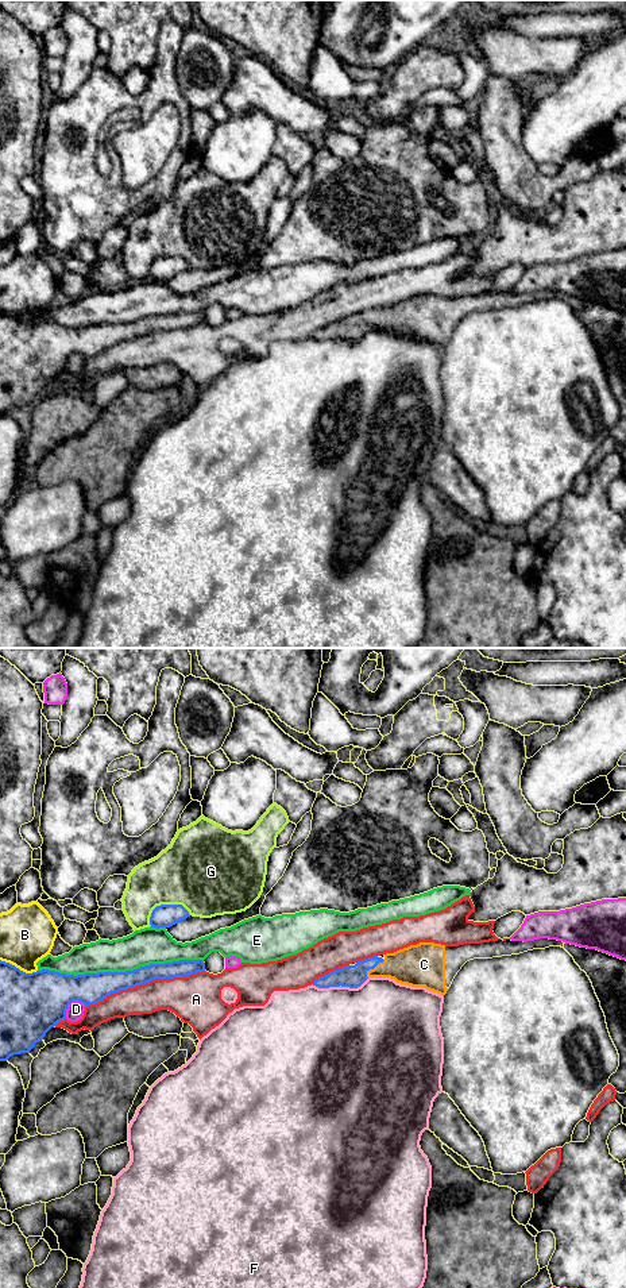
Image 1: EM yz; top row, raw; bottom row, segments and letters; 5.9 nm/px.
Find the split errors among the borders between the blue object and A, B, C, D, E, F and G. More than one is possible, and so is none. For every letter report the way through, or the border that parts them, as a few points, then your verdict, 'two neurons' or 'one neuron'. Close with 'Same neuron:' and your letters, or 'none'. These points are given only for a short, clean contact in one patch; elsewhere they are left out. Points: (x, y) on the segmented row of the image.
A: two neurons
B: two neurons
C: across yz (352, 976), (374, 967), (416, 966) | one neuron
D: two neurons
E: two neurons
F: two neurons
G: two neurons
Same neuron: C

